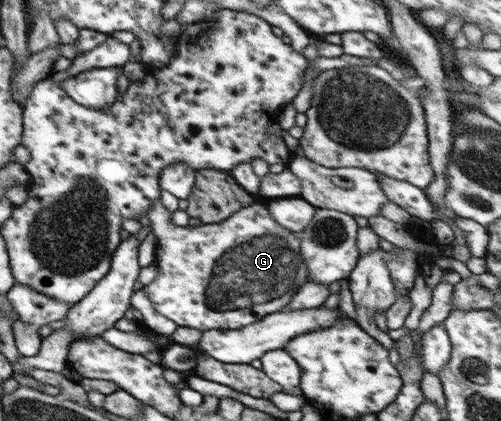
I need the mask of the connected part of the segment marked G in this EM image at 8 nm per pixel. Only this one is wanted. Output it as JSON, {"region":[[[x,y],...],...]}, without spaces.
{"region":[[[160,198],[157,199],[153,207],[149,209],[148,214],[155,235],[155,263],[157,263],[159,270],[157,278],[154,279],[153,282],[146,284],[143,290],[152,302],[154,310],[158,311],[160,315],[172,319],[172,321],[178,323],[178,325],[192,327],[192,329],[198,329],[198,331],[206,331],[206,329],[238,330],[242,326],[260,321],[260,319],[266,315],[282,311],[288,305],[289,299],[298,291],[298,288],[301,288],[306,282],[310,281],[309,275],[307,274],[306,262],[303,261],[303,257],[301,256],[300,242],[296,237],[296,233],[288,231],[285,227],[278,225],[276,220],[270,215],[263,201],[257,200],[254,204],[244,206],[241,210],[227,217],[224,222],[203,223],[200,226],[189,226],[187,224],[177,224],[170,221],[171,215],[166,208],[162,206]]]}

